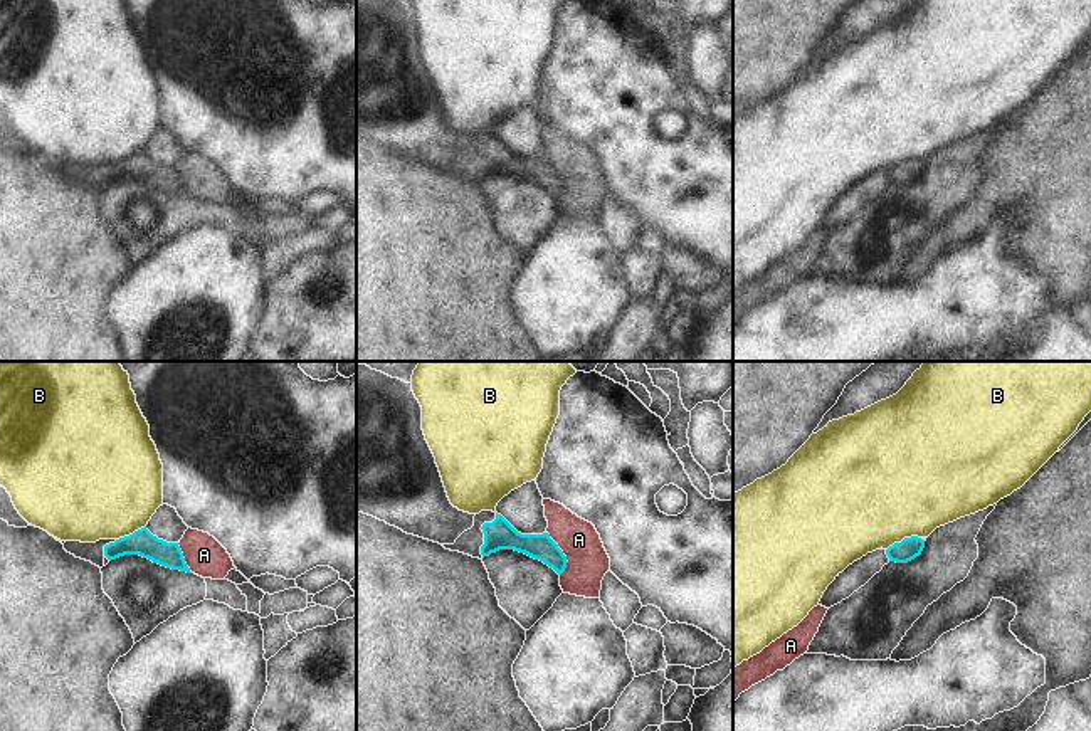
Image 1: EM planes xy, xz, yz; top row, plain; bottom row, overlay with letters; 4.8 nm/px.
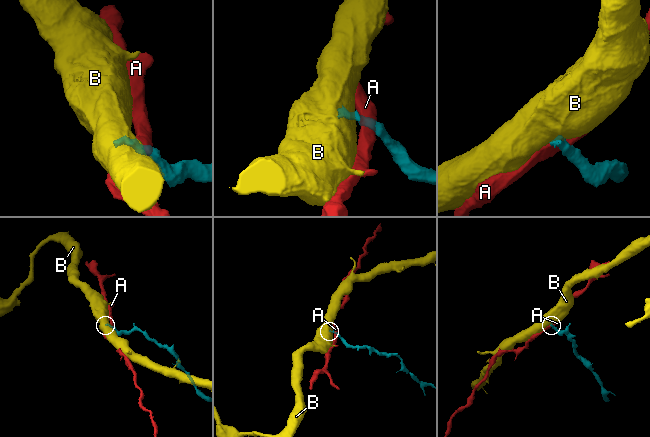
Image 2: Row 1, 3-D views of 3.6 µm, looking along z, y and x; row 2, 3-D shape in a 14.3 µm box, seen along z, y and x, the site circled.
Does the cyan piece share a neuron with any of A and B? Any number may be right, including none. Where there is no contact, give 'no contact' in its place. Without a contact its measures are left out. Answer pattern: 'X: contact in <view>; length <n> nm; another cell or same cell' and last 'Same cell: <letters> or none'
A: contact in xz; length 220 nm; another cell
B: contact in yz; length 180 nm; another cell
Same cell: none

